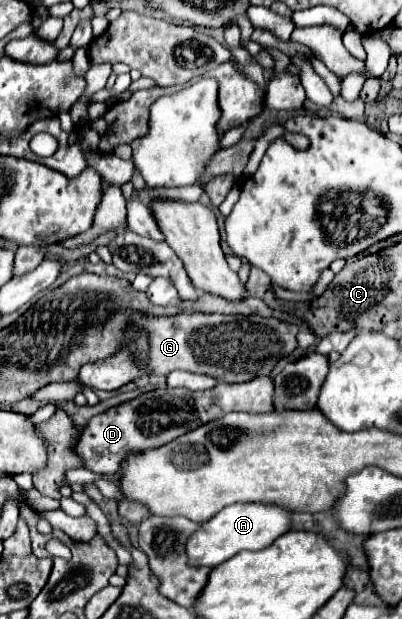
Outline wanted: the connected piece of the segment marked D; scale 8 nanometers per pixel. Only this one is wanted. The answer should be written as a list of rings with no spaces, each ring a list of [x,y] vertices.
[[[255,377],[247,383],[217,383],[213,389],[207,391],[189,391],[189,389],[155,389],[143,393],[127,403],[109,407],[107,411],[91,417],[87,425],[79,433],[77,441],[77,455],[83,461],[83,467],[99,473],[99,475],[113,475],[119,471],[119,463],[123,455],[131,449],[155,449],[161,447],[199,425],[215,421],[231,411],[243,413],[269,413],[271,411],[271,391],[273,379],[271,377]]]

